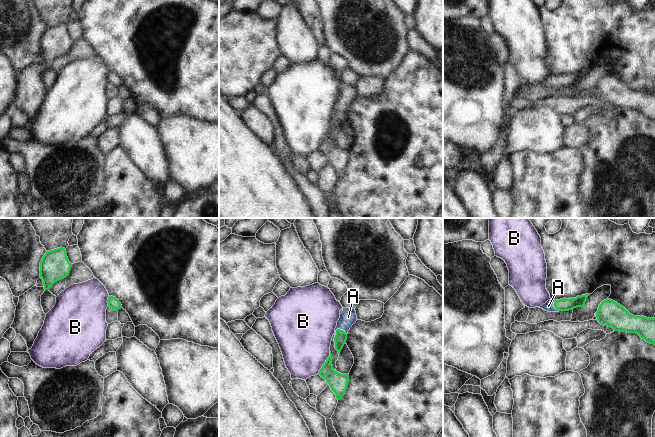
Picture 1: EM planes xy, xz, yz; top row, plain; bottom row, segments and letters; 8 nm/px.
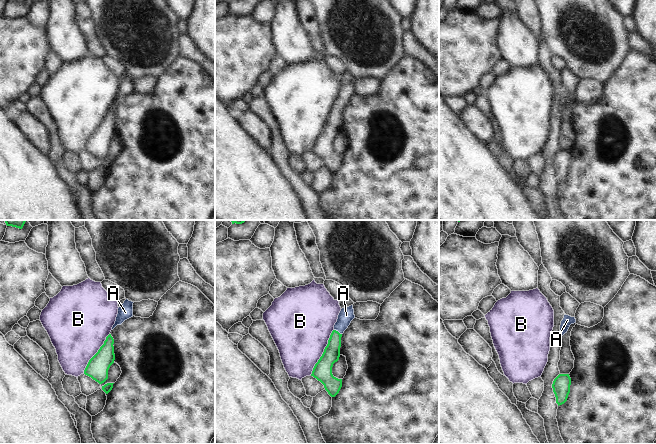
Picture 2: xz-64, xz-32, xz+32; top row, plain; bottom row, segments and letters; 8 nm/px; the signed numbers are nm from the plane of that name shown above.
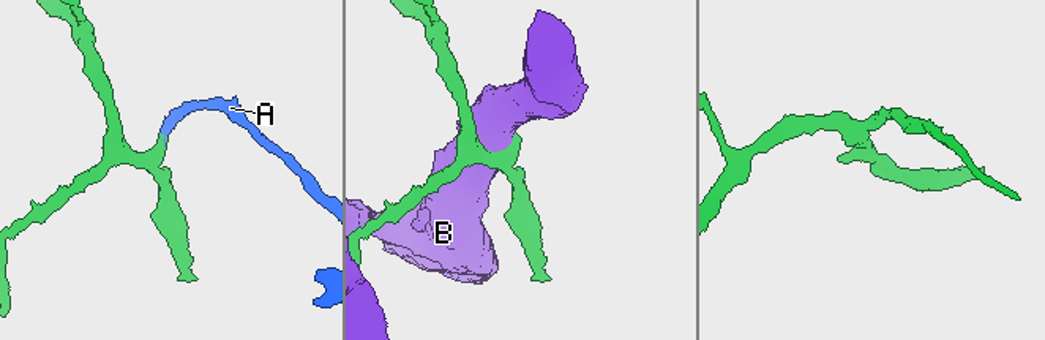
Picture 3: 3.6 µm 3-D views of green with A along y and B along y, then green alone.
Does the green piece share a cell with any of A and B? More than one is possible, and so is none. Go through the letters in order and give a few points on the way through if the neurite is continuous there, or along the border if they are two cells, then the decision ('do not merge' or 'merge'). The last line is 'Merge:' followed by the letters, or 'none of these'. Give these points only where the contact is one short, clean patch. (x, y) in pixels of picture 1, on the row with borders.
A: way xz (340, 338), (341, 330), (348, 317); merge
B: do not merge
Merge: A

